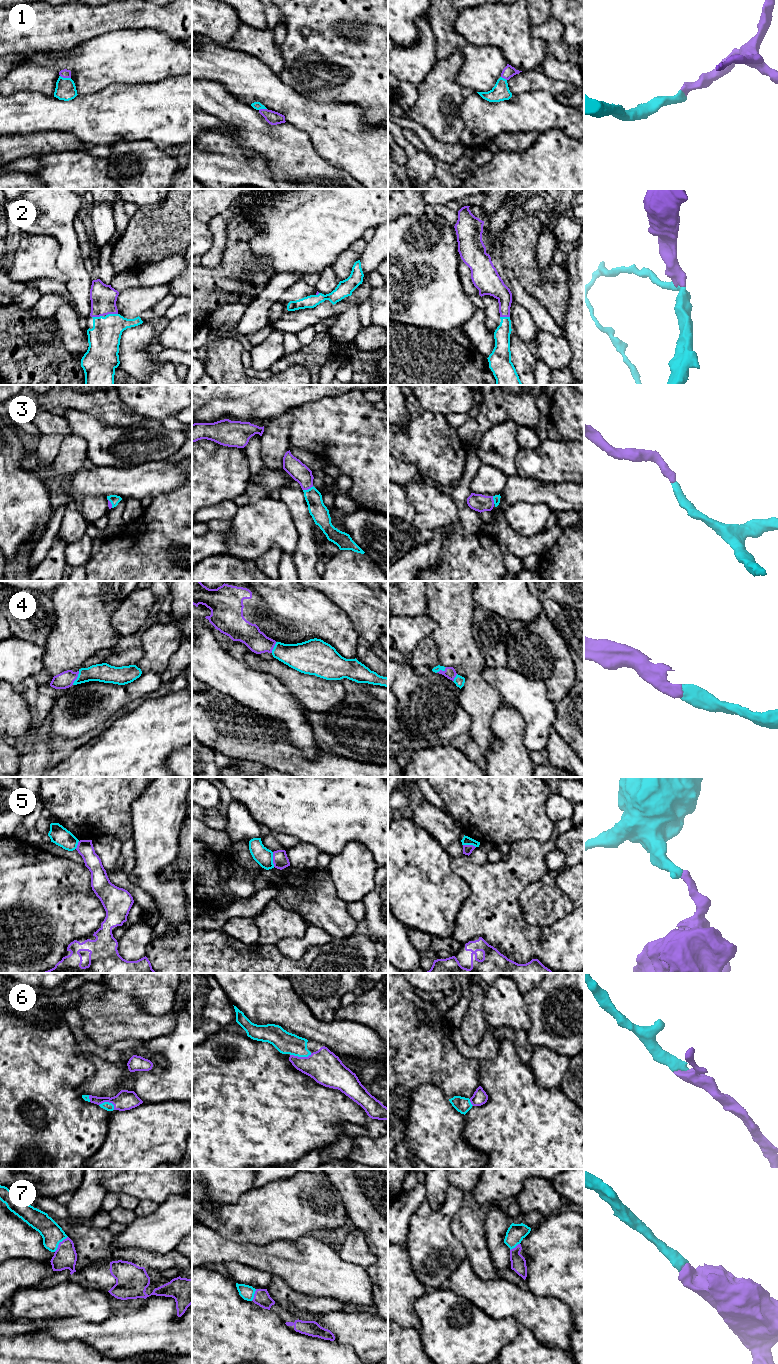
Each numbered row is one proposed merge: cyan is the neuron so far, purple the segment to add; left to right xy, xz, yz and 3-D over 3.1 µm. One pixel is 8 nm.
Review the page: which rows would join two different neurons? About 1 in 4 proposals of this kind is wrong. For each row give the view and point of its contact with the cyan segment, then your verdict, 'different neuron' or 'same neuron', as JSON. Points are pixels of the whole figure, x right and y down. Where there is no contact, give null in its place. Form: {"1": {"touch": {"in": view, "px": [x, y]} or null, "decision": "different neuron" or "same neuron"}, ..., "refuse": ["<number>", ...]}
{"1": {"touch": {"in": "xy", "px": [65, 78]}, "decision": "same neuron"}, "2": {"touch": {"in": "xy", "px": [111, 314]}, "decision": "same neuron"}, "3": {"touch": {"in": "xz", "px": [308, 489]}, "decision": "same neuron"}, "4": {"touch": {"in": "xy", "px": [77, 678]}, "decision": "same neuron"}, "5": {"touch": {"in": "xz", "px": [272, 859]}, "decision": "different neuron"}, "6": {"touch": {"in": "xz", "px": [300, 1056]}, "decision": "same neuron"}, "7": {"touch": {"in": "xy", "px": [59, 1242]}, "decision": "same neuron"}, "refuse": ["5"]}

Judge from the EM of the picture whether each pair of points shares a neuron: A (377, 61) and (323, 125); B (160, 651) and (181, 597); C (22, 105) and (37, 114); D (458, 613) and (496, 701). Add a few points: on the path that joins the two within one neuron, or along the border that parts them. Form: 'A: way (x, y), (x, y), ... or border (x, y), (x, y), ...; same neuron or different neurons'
A: border (318, 102), (352, 102), (364, 111); different neurons
B: border (176, 621), (181, 630); different neurons
C: way (26, 109), (33, 111); same neuron
D: way (458, 635), (458, 647), (473, 662), (474, 679); same neuron

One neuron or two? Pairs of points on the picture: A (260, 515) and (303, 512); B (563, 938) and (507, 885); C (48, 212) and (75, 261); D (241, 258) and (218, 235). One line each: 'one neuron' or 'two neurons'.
A: two neurons
B: one neuron
C: one neuron
D: two neurons

